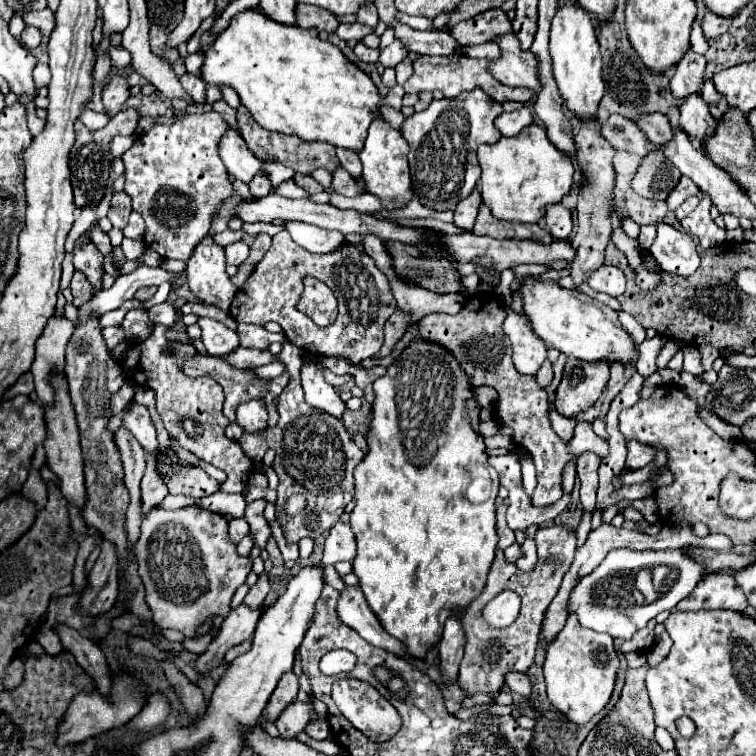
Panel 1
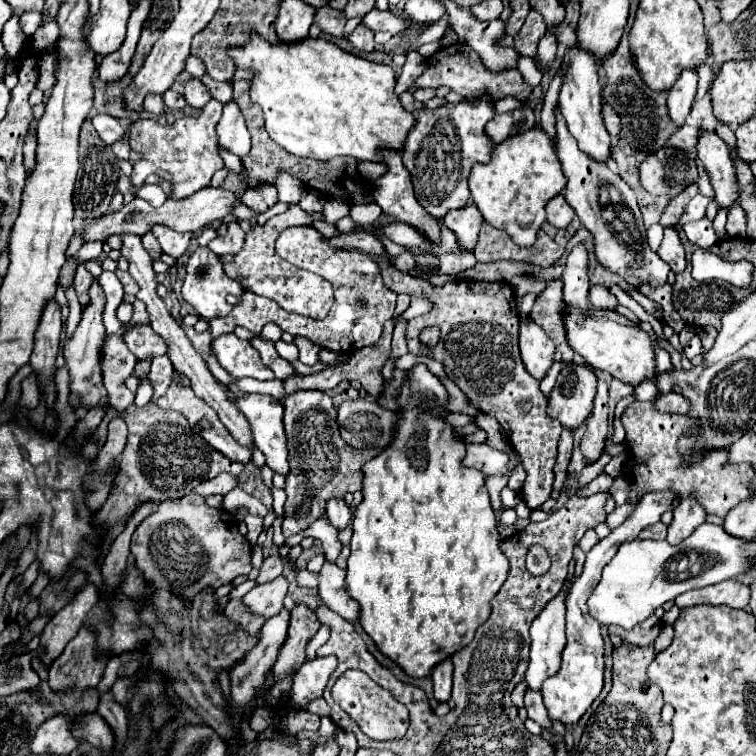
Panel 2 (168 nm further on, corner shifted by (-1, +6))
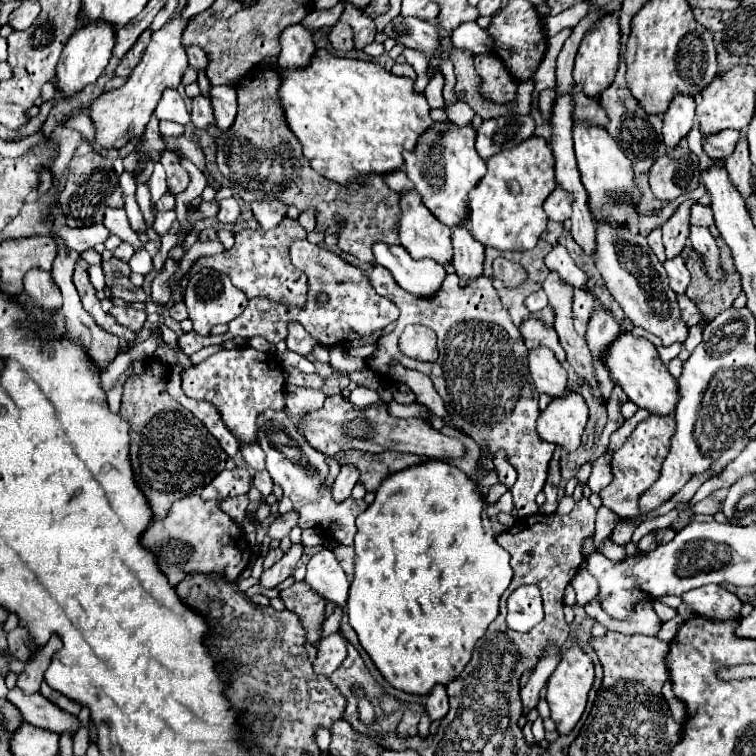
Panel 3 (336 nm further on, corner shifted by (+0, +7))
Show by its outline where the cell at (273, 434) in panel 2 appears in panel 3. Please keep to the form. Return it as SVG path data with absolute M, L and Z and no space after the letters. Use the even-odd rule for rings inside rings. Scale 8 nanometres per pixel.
M266 411L258 417L258 439L260 447L266 453L266 469L276 485L282 487L282 499L278 501L278 511L294 511L298 513L298 525L302 529L323 528L328 530L340 545L354 545L356 525L354 519L368 509L368 503L364 499L344 499L342 503L336 503L332 499L332 489L326 487L326 491L320 487L328 477L328 463L326 457L318 451L314 451L306 439L296 431L296 423L286 415L286 411ZM282 433L282 439L280 435ZM278 435L278 437L274 437ZM286 437L286 439L284 439ZM312 467L312 471L310 471ZM329 528L329 529L327 529Z

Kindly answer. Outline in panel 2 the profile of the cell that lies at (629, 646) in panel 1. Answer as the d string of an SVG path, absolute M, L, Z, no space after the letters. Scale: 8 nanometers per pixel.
M653 614L649 616L645 622L637 624L633 630L623 630L619 626L611 626L609 628L609 634L617 634L621 636L625 642L629 644L635 644L635 646L651 646L655 642L655 638L659 636L661 632L661 620Z

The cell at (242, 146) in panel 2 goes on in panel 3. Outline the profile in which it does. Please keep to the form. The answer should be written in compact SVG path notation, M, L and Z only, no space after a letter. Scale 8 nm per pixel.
M210 85L208 93L212 107L214 107L214 117L216 125L220 131L226 131L232 127L236 119L236 91L234 87L214 87Z

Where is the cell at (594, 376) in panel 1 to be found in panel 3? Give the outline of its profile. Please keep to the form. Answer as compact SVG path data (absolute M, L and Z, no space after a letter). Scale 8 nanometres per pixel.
M568 393L564 399L554 399L544 413L538 417L538 435L554 443L568 453L580 447L580 437L588 421L588 405L576 395Z

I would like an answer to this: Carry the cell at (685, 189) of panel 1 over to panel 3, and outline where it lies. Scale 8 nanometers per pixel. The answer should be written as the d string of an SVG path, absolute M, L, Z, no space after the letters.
M686 201L678 207L678 211L670 217L668 223L664 223L664 247L666 247L666 259L672 259L682 253L686 247L686 239L690 235L690 207L692 203Z

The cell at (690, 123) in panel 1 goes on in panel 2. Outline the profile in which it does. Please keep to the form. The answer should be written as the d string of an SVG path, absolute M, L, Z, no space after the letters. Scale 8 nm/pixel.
M701 128L697 140L697 158L711 176L711 184L717 192L715 202L719 208L729 208L737 198L737 178L725 140L721 140L717 132Z

